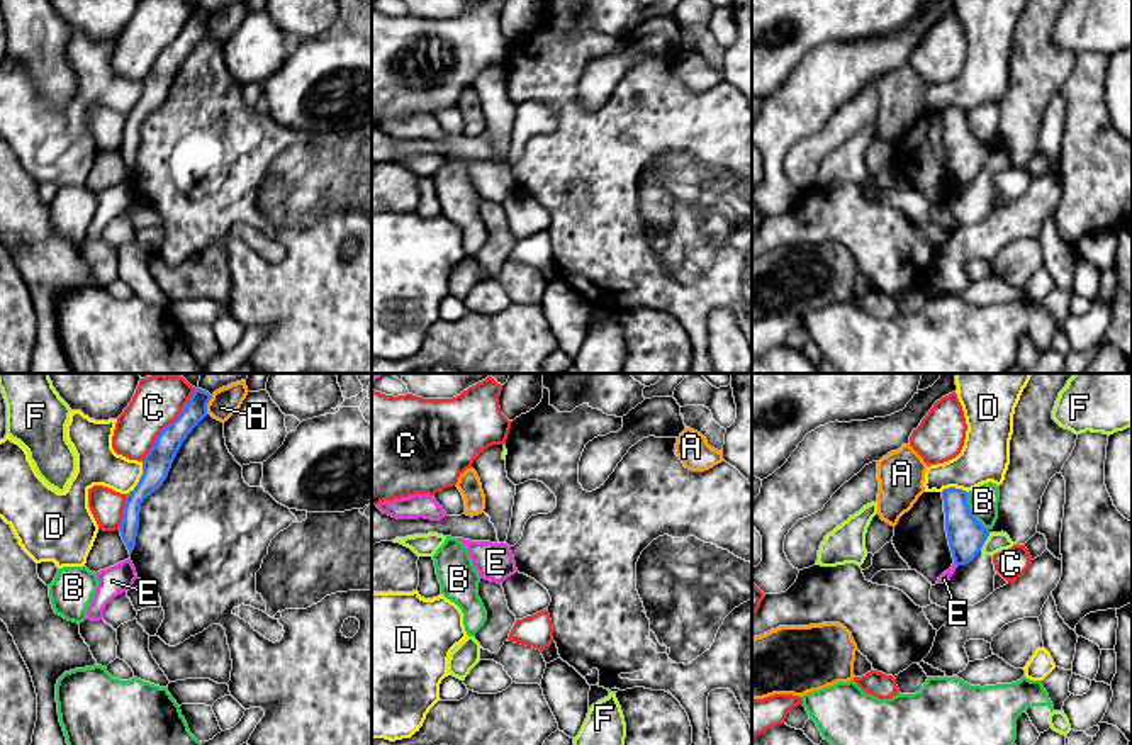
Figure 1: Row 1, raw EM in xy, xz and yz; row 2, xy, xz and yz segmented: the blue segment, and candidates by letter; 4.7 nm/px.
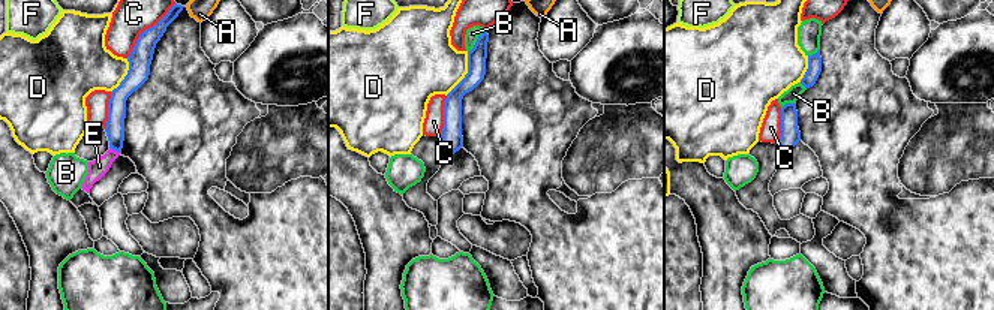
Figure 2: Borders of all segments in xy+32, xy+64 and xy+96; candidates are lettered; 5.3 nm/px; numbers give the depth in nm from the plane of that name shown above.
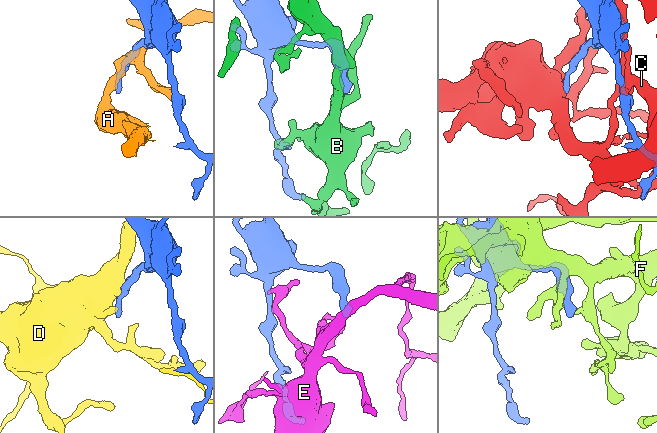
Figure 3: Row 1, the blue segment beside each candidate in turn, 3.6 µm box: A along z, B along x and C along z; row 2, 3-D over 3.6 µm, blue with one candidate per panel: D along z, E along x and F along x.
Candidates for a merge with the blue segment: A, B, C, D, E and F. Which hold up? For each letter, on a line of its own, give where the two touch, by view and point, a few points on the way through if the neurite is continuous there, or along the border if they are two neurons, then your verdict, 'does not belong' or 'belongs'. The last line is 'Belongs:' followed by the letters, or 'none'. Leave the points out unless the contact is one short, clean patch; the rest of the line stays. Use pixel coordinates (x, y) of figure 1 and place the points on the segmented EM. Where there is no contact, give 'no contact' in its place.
A: meets blue in xy at (207, 403); does not belong
B: meets blue in yz at (969, 511); does not belong
C: meets blue in xy at (168, 425); does not belong
D: meets blue in xy at (140, 479); does not belong
E: meets blue in yz at (956, 564); border along yz (954, 562), (958, 565); does not belong
F: meets blue in yz at (985, 540); does not belong
Belongs: none

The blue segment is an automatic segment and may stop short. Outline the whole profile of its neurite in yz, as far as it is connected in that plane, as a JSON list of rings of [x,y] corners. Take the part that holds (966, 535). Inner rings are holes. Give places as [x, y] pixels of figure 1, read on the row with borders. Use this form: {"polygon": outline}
{"polygon": [[[949,487],[942,490],[945,531],[954,563],[966,565],[976,558],[989,529],[984,528],[971,513],[967,506],[967,492],[962,489]]]}

